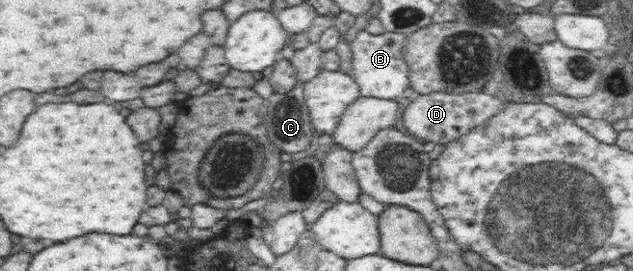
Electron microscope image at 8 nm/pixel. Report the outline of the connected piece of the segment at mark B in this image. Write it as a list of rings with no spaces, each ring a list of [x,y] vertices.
[[[360,30],[351,43],[352,72],[351,75],[360,88],[361,96],[381,99],[398,99],[409,85],[409,71],[404,59],[403,47],[408,35],[397,32],[370,34]]]

